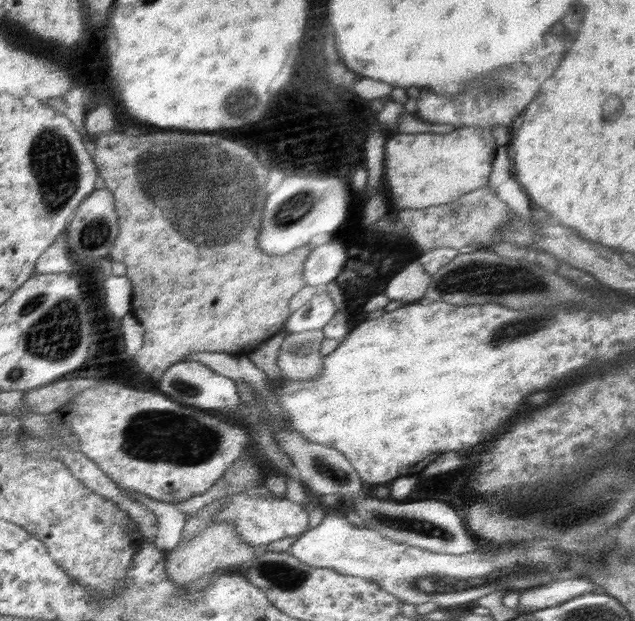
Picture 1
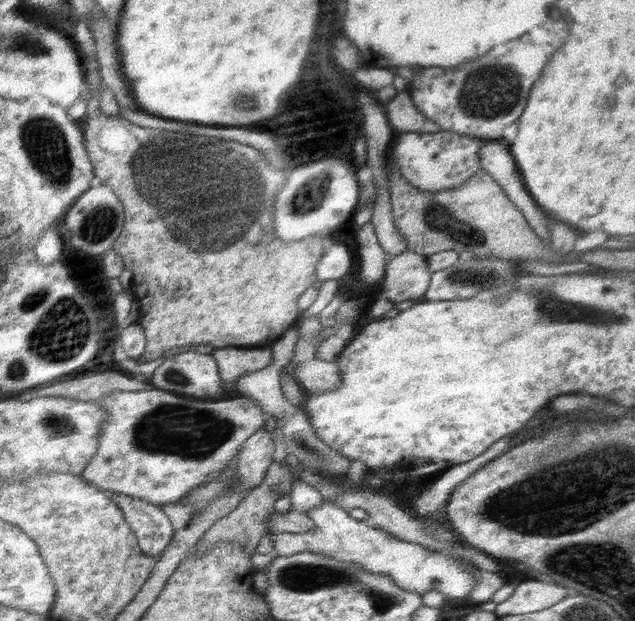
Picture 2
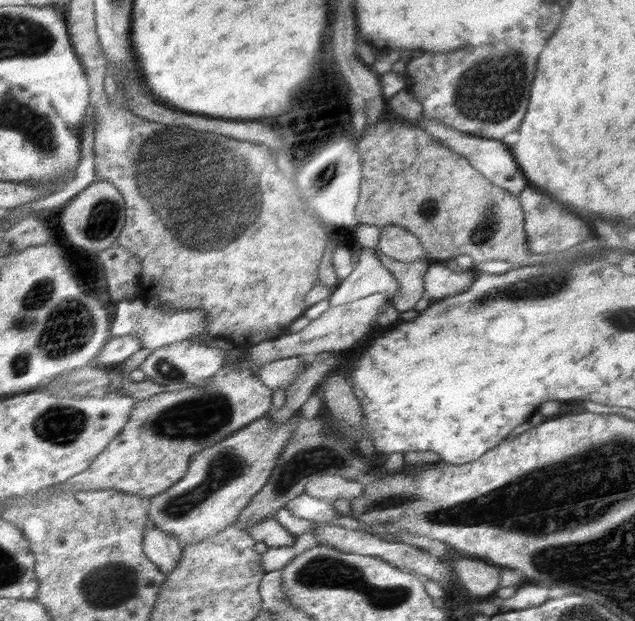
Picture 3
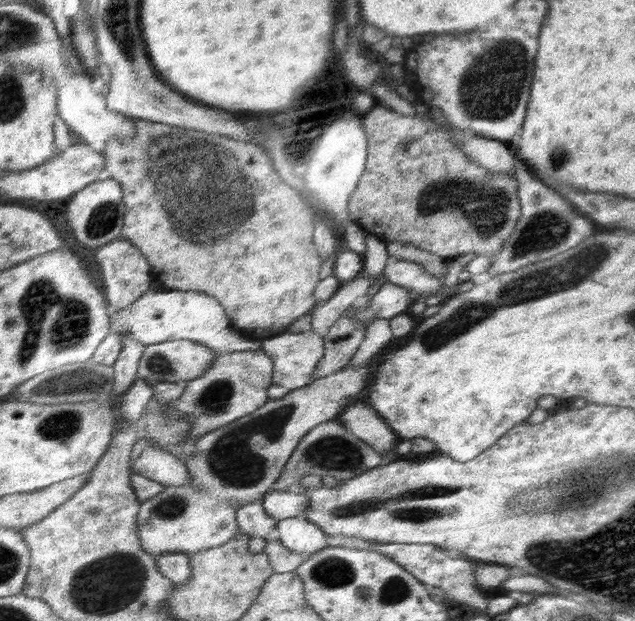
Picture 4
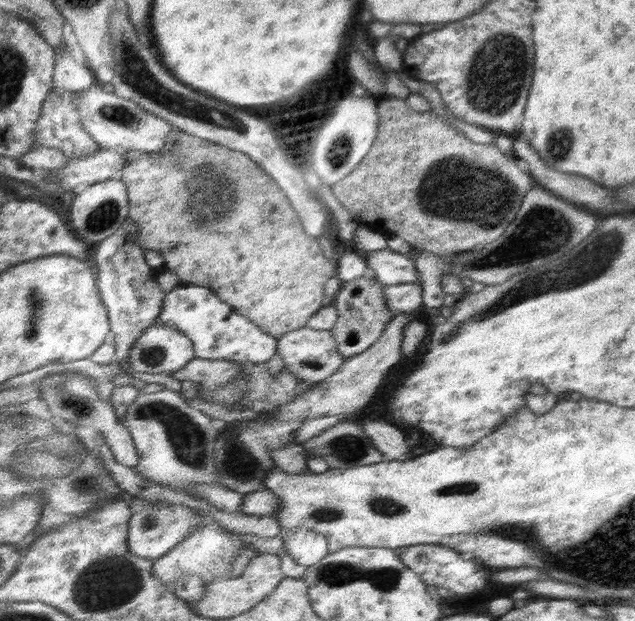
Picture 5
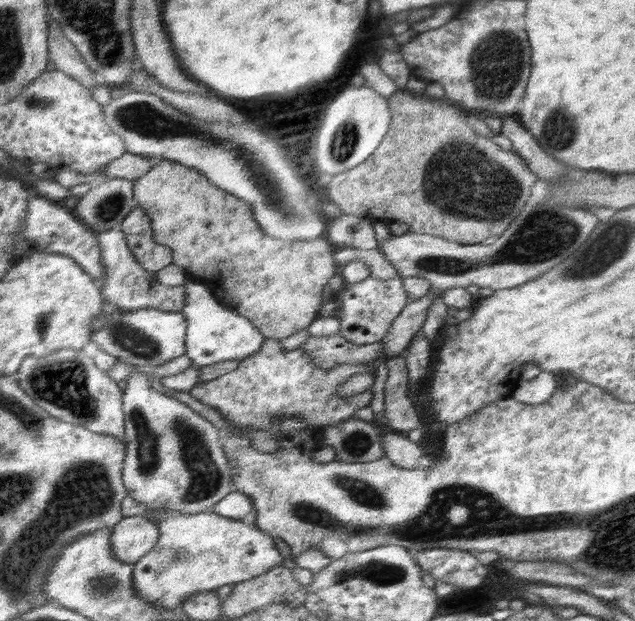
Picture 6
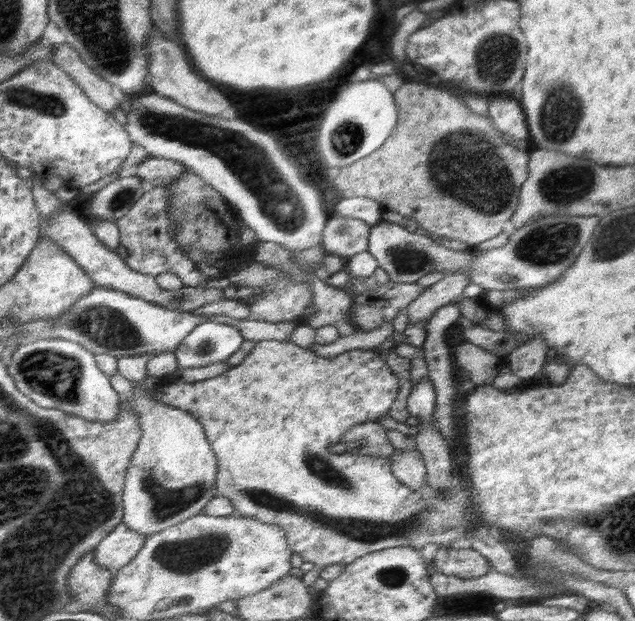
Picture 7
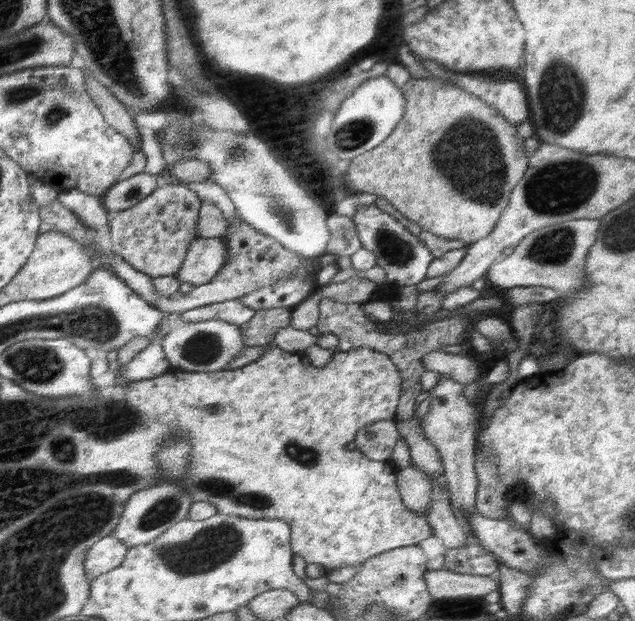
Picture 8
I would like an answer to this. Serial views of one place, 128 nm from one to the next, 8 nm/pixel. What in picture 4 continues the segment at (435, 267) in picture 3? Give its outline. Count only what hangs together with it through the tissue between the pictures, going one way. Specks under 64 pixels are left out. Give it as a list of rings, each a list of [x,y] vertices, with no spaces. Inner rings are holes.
[[[393,256],[388,257],[383,274],[390,284],[414,290],[420,297],[424,297],[424,295],[428,297],[428,295],[436,293],[446,281],[444,277],[430,275],[417,262],[398,260]]]

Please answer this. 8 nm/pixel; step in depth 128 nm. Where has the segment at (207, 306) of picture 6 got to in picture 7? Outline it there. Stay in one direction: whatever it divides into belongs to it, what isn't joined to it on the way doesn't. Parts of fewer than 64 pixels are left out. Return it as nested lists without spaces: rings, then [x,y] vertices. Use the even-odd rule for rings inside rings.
[[[207,318],[186,335],[173,354],[179,368],[198,368],[228,359],[244,340],[232,321]]]

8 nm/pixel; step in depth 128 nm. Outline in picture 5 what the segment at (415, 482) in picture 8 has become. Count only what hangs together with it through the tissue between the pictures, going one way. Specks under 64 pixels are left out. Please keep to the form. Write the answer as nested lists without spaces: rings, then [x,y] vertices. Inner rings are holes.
[[[364,418],[360,425],[372,439],[378,452],[385,455],[388,460],[404,461],[412,456],[412,449],[405,445],[407,435],[398,425],[390,425],[370,418]]]

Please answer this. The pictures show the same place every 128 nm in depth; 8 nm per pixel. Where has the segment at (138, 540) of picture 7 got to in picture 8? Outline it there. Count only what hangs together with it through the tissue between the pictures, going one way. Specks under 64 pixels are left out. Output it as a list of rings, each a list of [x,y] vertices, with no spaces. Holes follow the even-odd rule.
[[[110,533],[90,547],[86,560],[83,562],[85,575],[96,578],[105,572],[114,570],[124,562],[129,550],[130,548],[115,538],[113,533]]]

